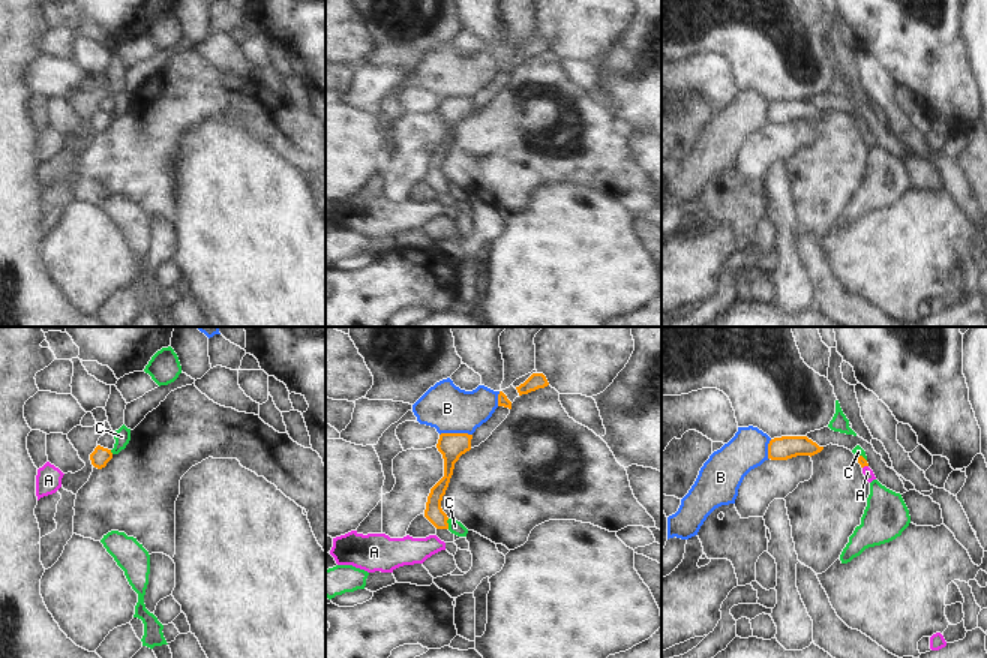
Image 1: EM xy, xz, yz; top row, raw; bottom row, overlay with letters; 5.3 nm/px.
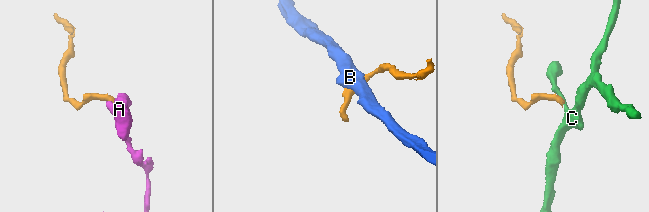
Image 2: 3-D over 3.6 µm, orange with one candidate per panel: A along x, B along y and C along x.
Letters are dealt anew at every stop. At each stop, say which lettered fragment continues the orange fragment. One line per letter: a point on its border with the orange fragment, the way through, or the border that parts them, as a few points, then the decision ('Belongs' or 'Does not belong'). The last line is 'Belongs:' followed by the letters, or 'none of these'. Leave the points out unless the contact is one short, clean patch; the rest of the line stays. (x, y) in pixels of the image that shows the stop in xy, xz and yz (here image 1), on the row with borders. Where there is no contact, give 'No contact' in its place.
A: Touches orange at yz (864, 465). Path across: yz (861, 460), (864, 465), (867, 472). Belongs
B: Touches orange at xz (455, 433). Boundary: xz (471, 433), (440, 435). Does not belong
C: Touches orange at xz (447, 523). Boundary: xz (449, 519), (447, 528). Does not belong
Belongs: A

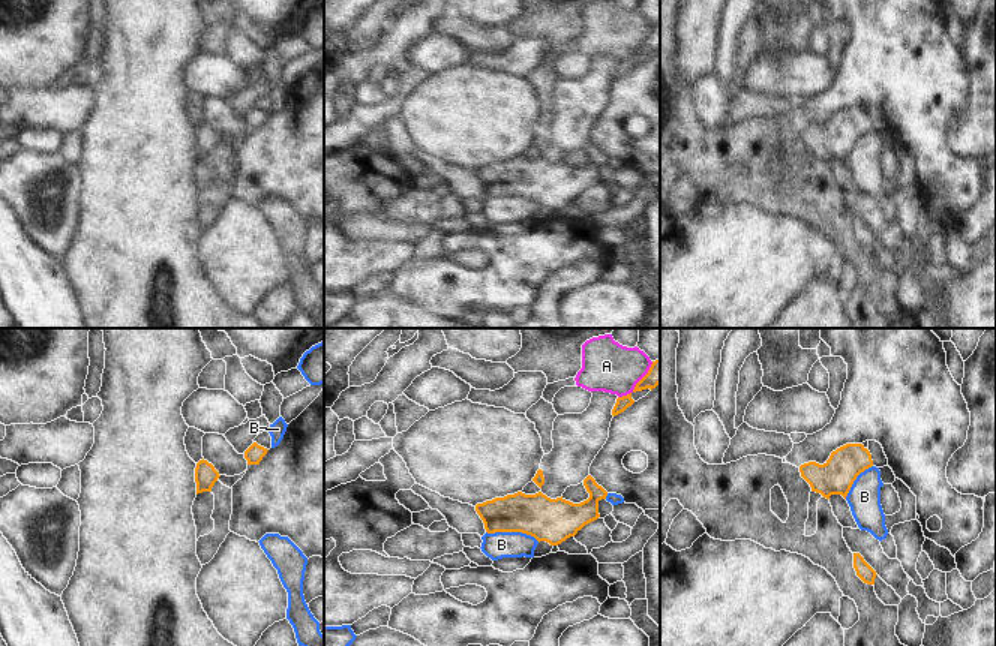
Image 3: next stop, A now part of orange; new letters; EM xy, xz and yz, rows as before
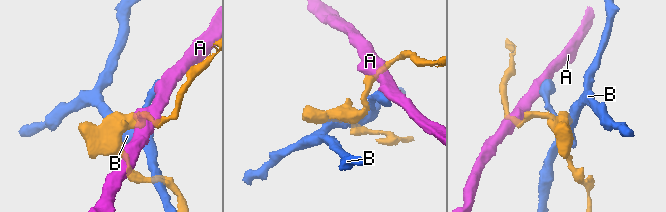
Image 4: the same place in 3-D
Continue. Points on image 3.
A: Touches orange at xz (638, 382). Boundary: xz (653, 361), (636, 385), (618, 397). Does not belong
B: Touches orange at xz (513, 531). Does not belong
Belongs: none of these

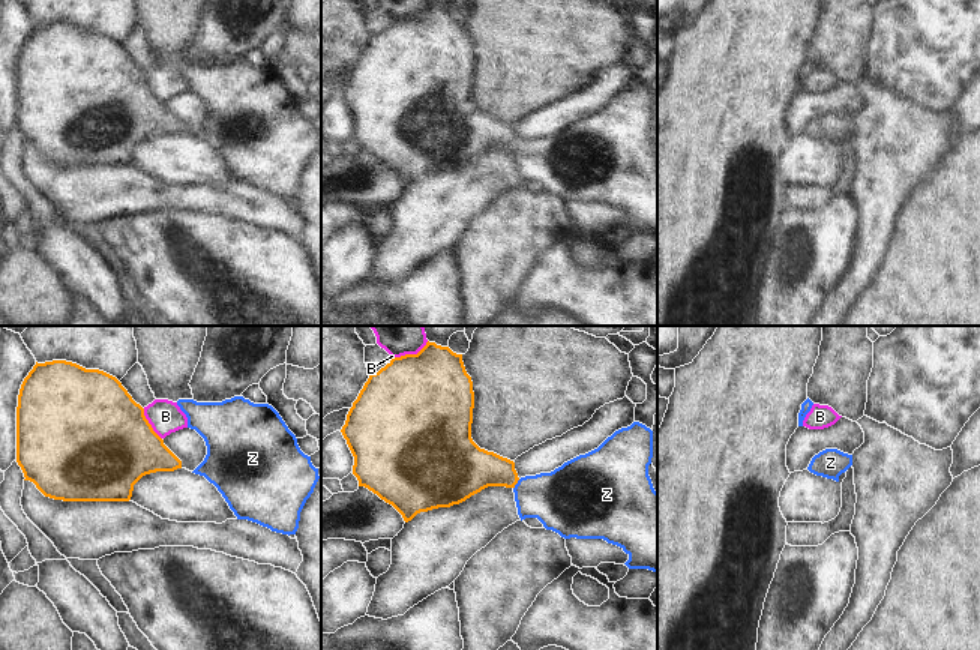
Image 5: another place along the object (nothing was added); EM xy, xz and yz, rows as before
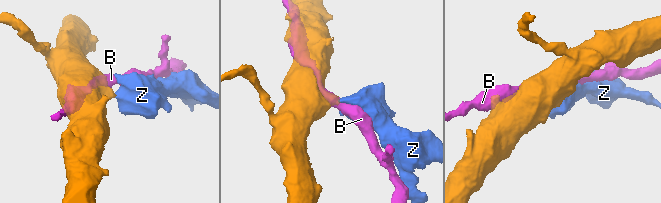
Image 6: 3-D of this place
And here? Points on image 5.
B: Touches orange at xz (410, 355). Does not belong
Z: Touches orange at xz (517, 482). Path across: xz (473, 469), (502, 472), (517, 482), (535, 496), (560, 499). Belongs
Belongs: Z

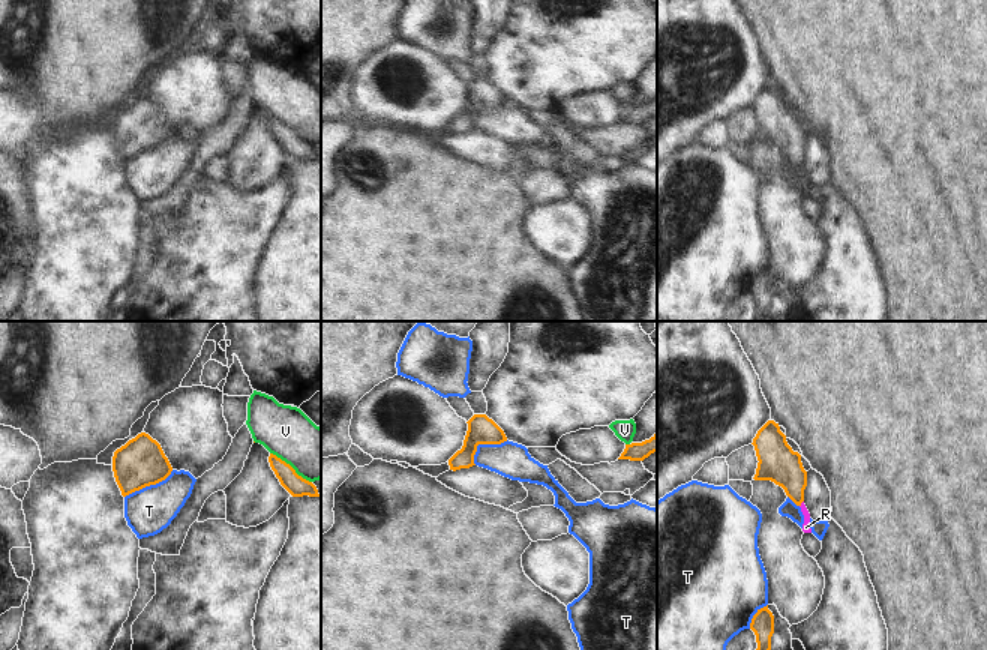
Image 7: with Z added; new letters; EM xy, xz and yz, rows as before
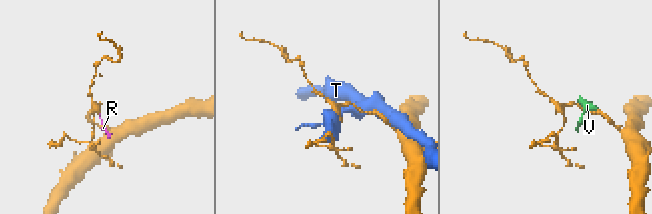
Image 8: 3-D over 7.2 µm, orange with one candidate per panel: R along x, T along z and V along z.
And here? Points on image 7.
R: Touches orange at yz (801, 502). Path across: yz (777, 463), (792, 478), (801, 502), (806, 514), (806, 527). Belongs
T: Touches orange at xy (149, 485). Does not belong
V: Touches orange at xy (291, 467). Does not belong
Belongs: R

